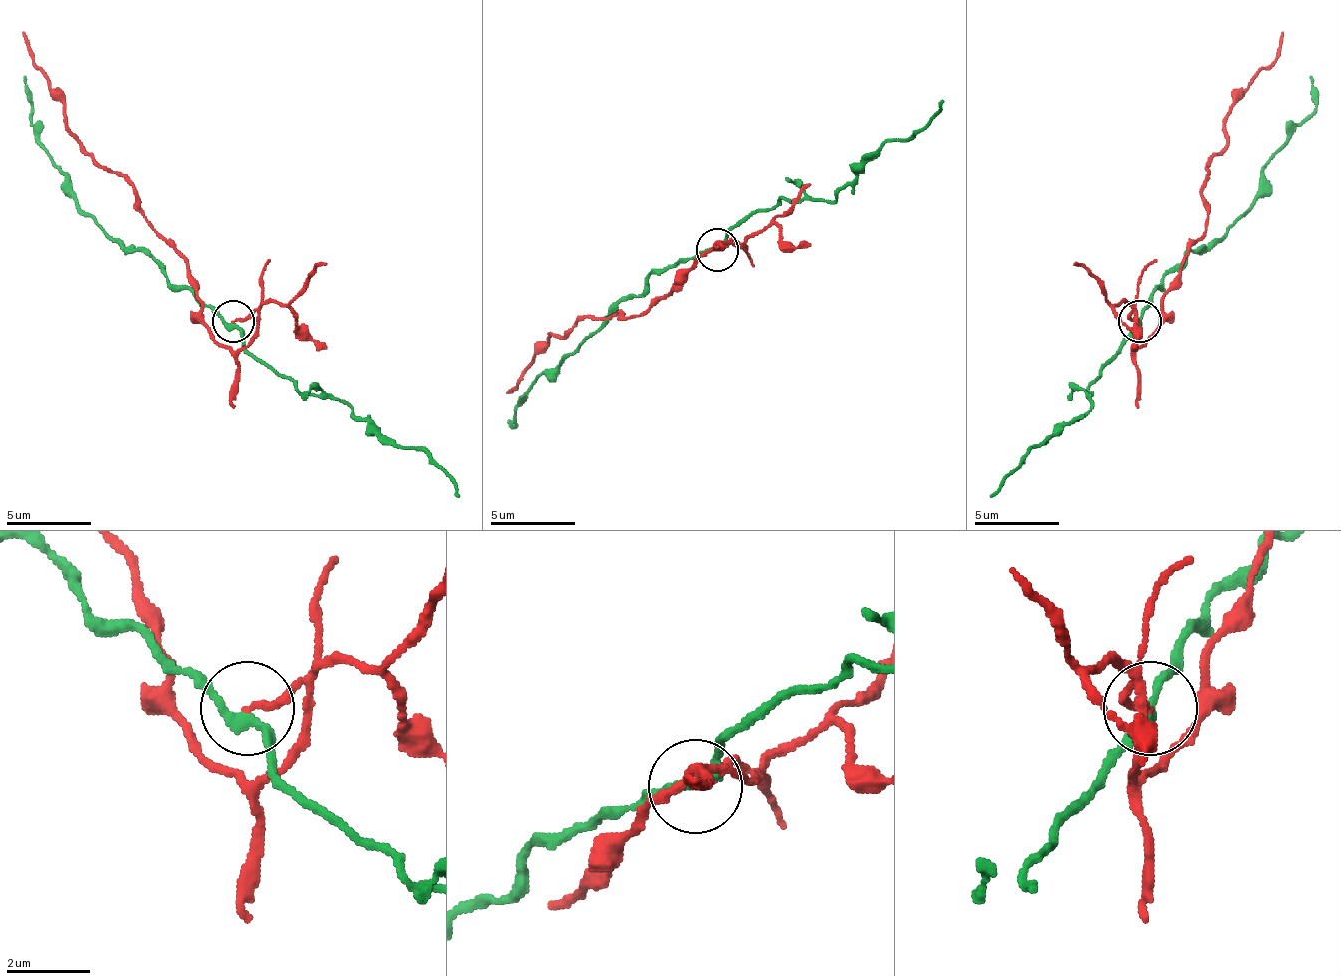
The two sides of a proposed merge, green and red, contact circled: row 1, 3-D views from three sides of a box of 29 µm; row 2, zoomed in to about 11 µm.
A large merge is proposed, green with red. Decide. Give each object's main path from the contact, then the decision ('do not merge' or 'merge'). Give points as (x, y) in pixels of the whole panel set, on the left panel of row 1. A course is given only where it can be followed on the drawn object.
green runs (234, 322), (221, 322), (141, 250), (123, 250), (77, 203), (60, 165), (38, 139), (26, 75); red runs (234, 322), (255, 322), (238, 352), (213, 339), (183, 258), (68, 126), (64, 96), (21, 33); do not merge

